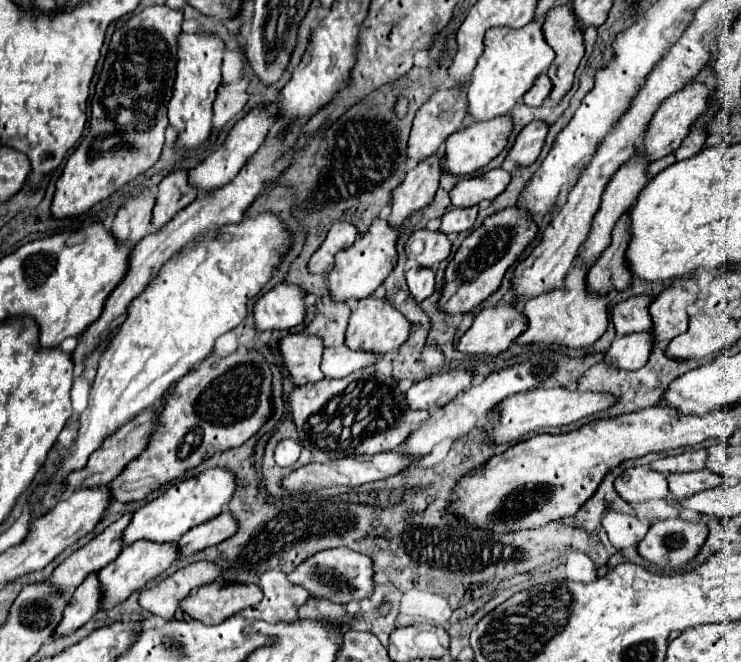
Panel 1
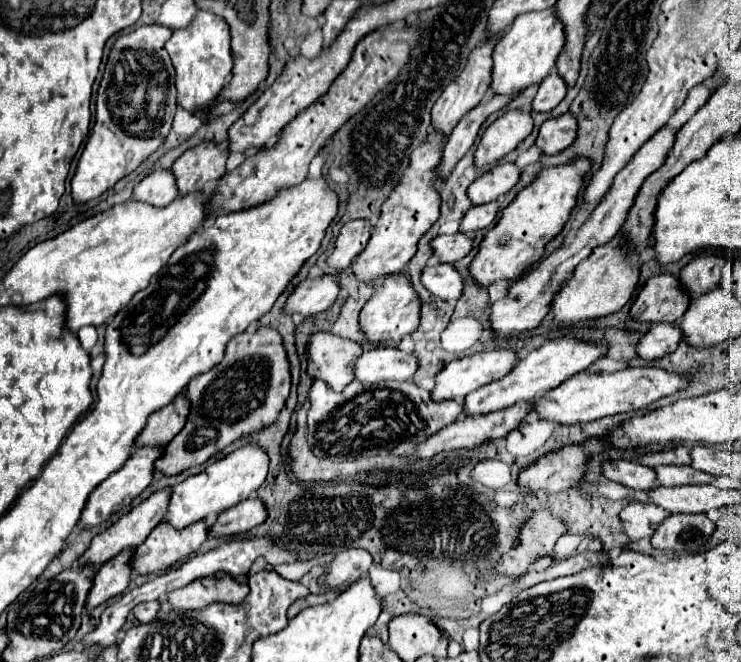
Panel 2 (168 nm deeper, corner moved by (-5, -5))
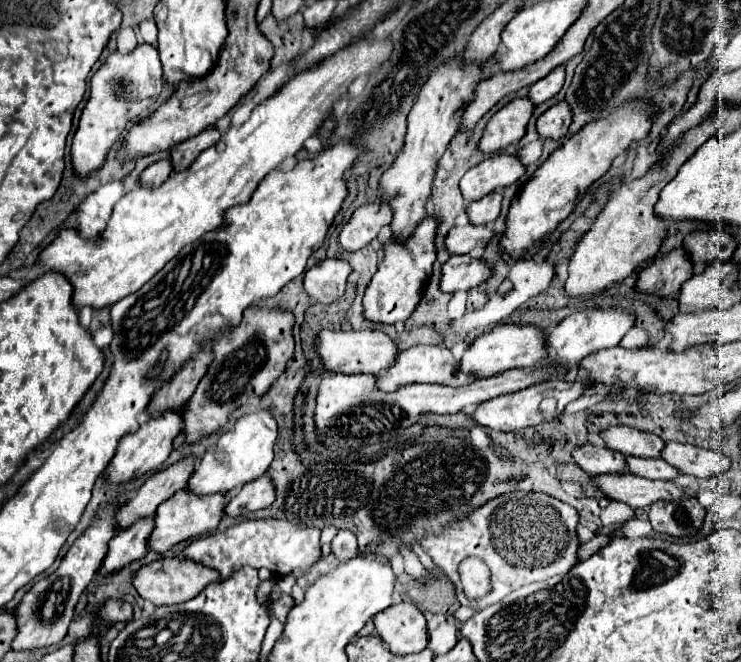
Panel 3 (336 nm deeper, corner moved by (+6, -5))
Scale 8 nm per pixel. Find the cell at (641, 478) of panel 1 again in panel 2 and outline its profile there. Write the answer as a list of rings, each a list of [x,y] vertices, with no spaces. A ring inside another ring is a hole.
[[[608,460],[608,462],[602,462],[602,470],[604,470],[604,476],[618,482],[618,484],[624,484],[624,486],[630,486],[634,490],[648,490],[650,486],[654,488],[656,486],[656,474],[652,468],[648,466],[642,466],[638,462],[630,462],[630,460]]]

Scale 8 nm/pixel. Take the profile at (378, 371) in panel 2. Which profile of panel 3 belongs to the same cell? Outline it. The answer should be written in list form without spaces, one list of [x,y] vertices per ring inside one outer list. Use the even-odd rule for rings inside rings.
[[[413,346],[397,354],[397,360],[389,370],[377,376],[377,388],[385,392],[395,392],[397,388],[405,384],[415,384],[415,382],[435,382],[435,384],[445,384],[445,386],[461,386],[473,382],[473,376],[465,376],[457,370],[457,360],[445,346]]]

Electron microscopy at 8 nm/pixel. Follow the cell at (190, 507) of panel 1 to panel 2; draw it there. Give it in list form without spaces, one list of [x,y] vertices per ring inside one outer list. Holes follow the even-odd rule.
[[[244,444],[242,448],[226,454],[222,460],[212,462],[204,472],[190,476],[178,486],[174,486],[174,492],[170,498],[170,510],[164,516],[164,520],[170,522],[174,528],[186,528],[196,520],[212,522],[218,512],[236,506],[238,502],[246,500],[262,486],[268,474],[268,464],[270,464],[270,458],[264,448],[256,444]]]

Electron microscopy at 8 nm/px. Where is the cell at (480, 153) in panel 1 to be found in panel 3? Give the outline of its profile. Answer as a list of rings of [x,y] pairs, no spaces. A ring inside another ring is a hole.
[[[529,98],[511,100],[491,116],[477,144],[477,150],[493,154],[513,142],[519,142],[525,136],[525,128],[531,114],[533,114],[533,104],[529,102]]]

